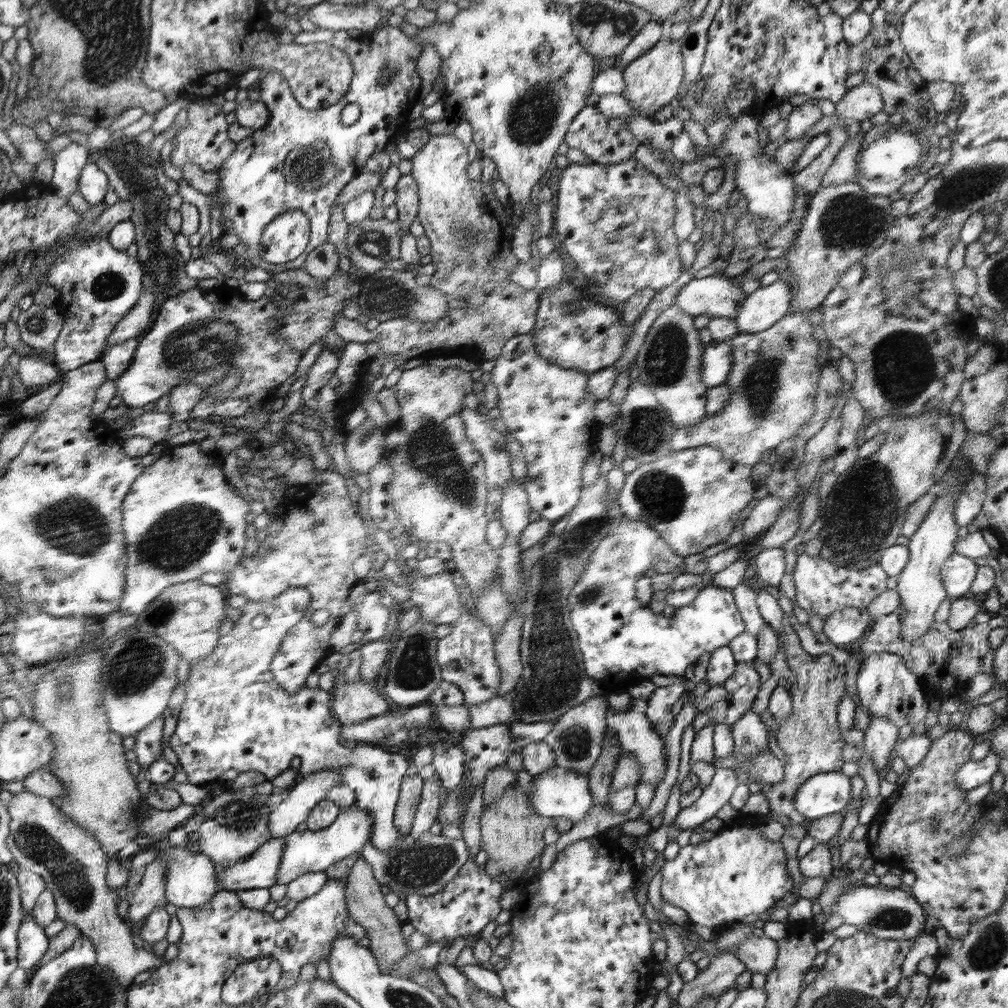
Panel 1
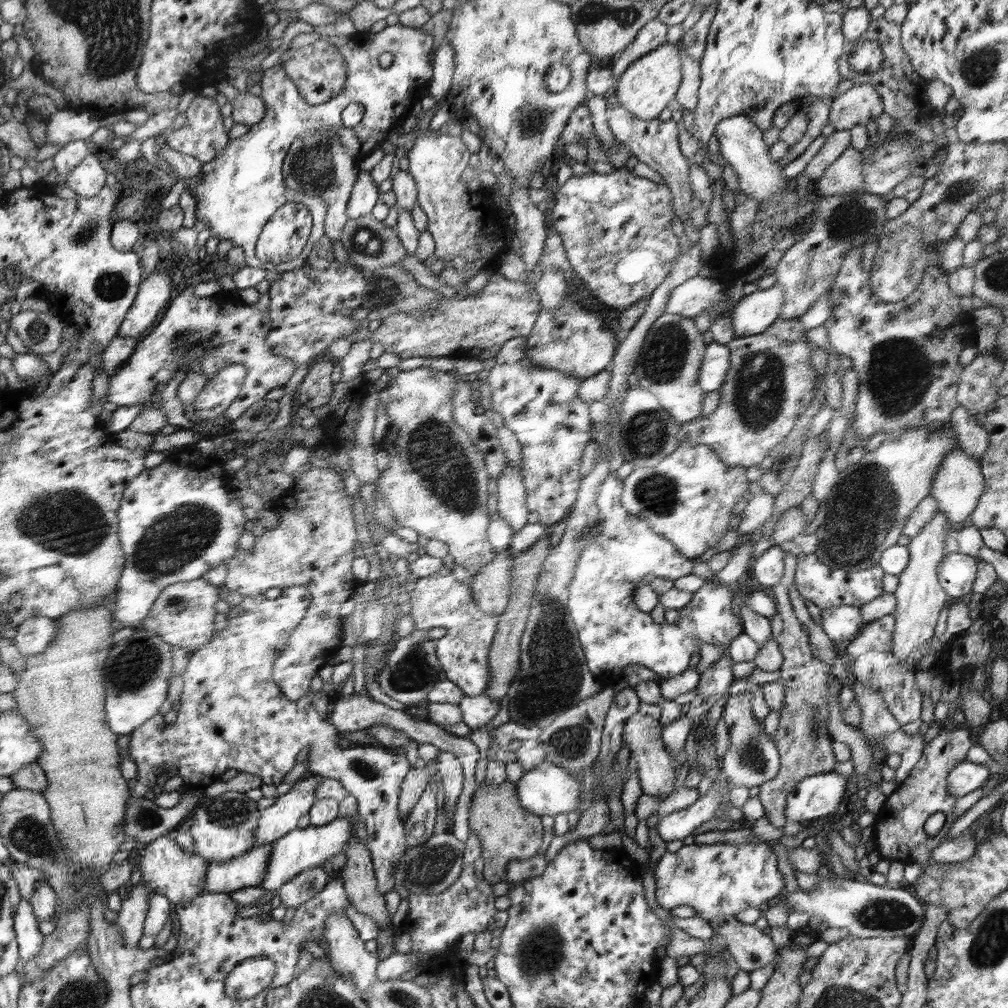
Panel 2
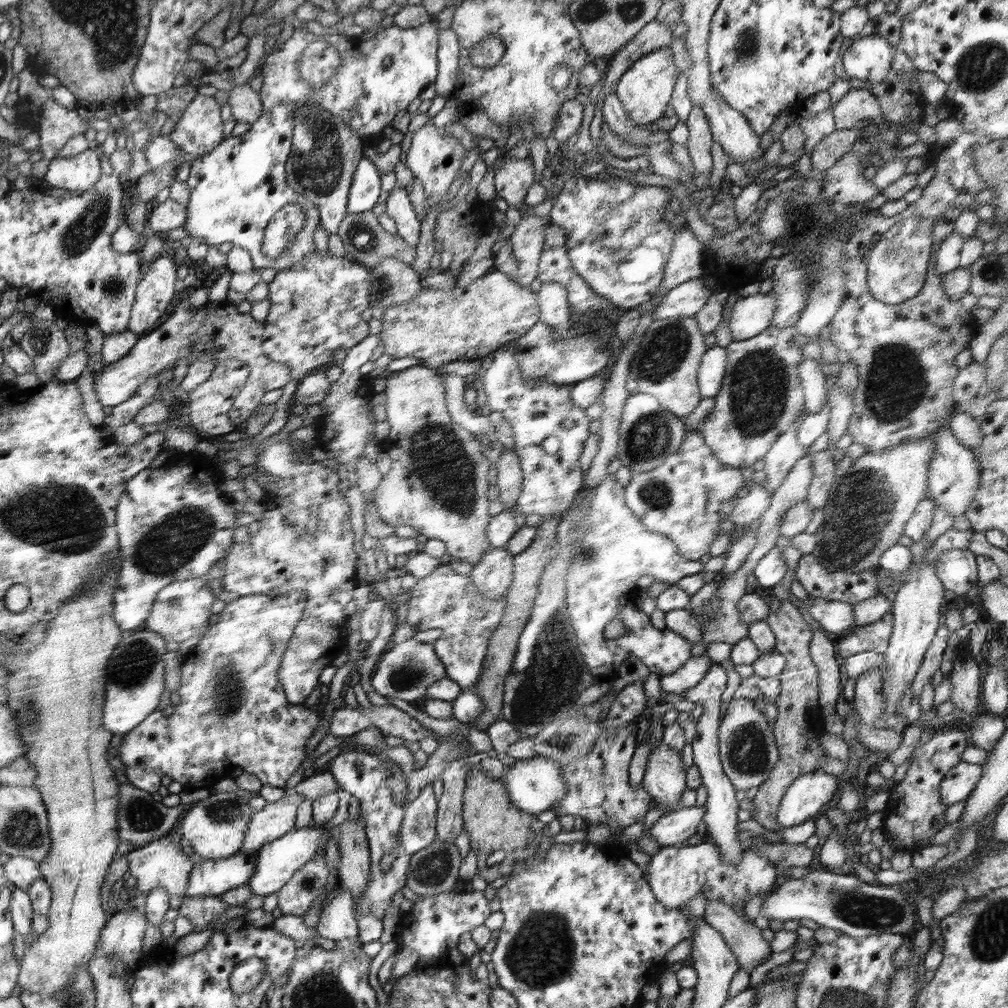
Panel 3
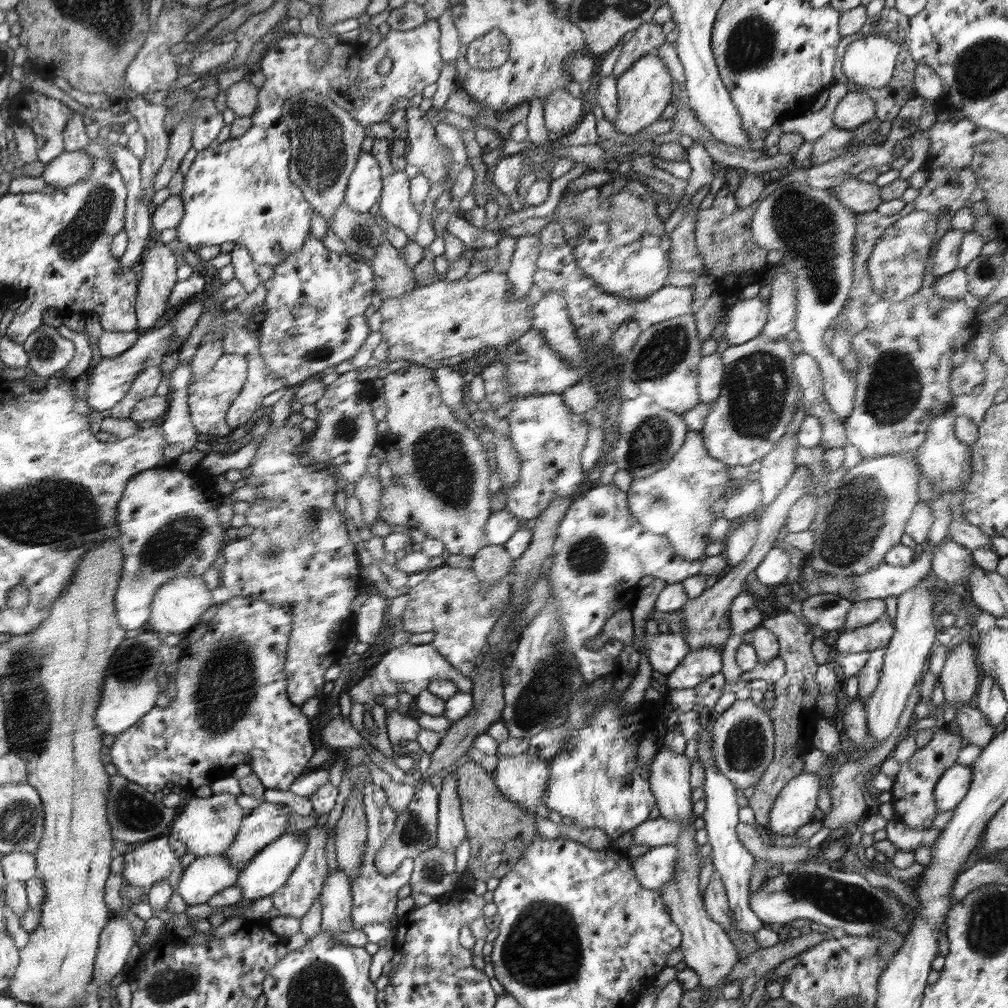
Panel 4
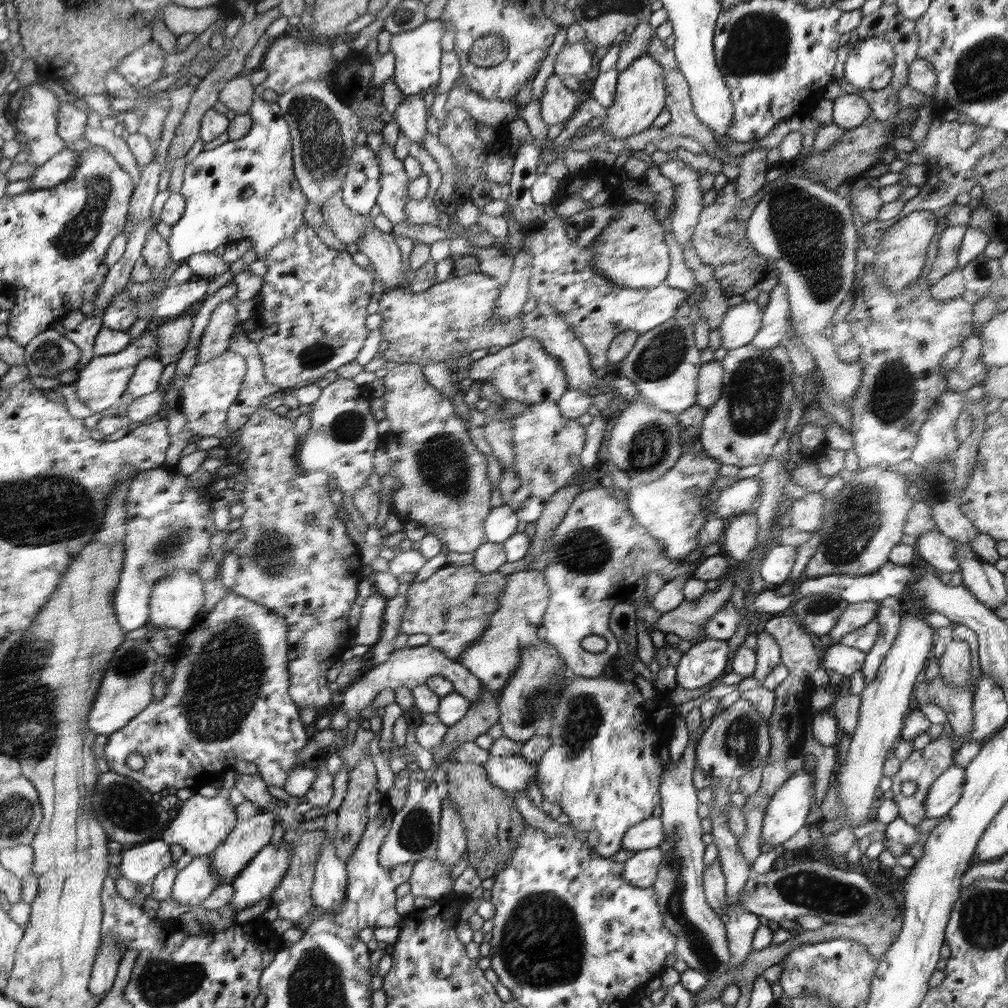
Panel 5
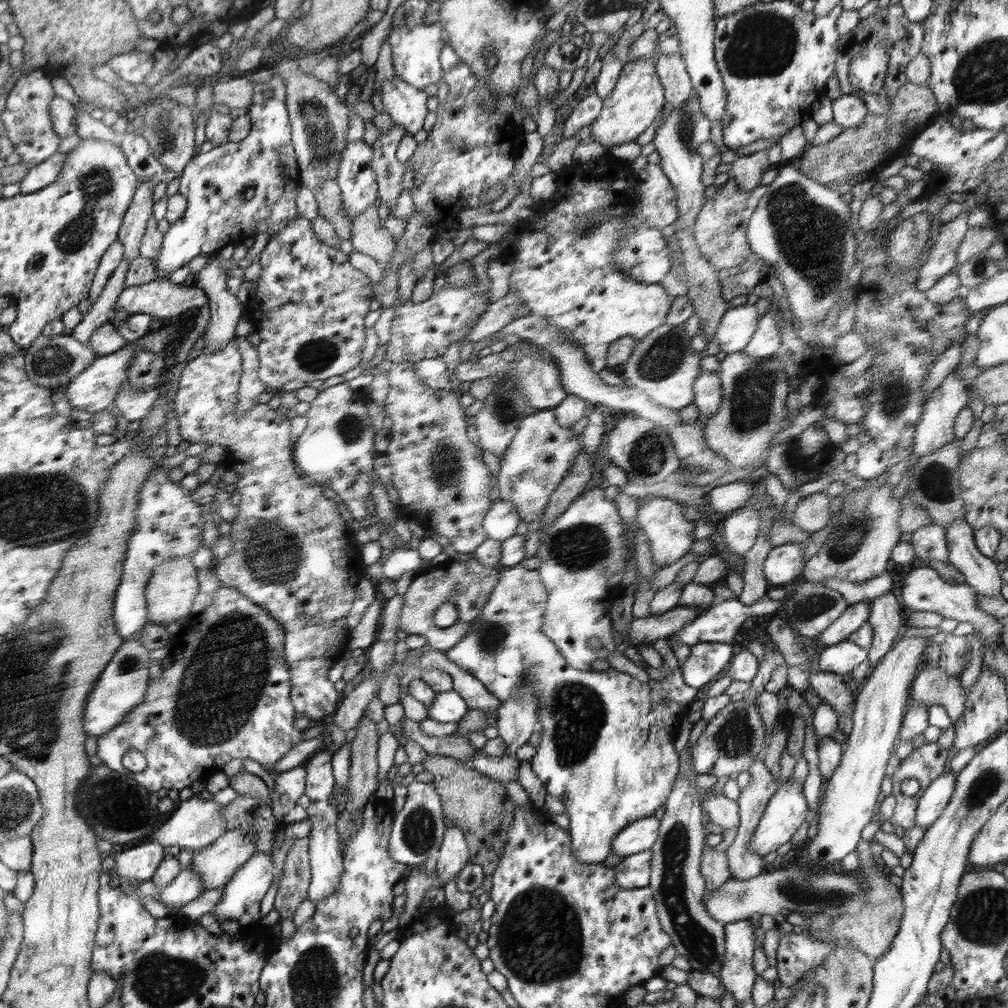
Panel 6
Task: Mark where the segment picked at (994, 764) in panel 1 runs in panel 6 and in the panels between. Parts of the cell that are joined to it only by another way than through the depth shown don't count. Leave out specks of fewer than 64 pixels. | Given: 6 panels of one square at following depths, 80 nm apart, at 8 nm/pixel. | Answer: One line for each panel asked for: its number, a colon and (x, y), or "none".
2: (967, 776)
3: (957, 786)
4: (953, 785)
5: (946, 790)
6: (935, 798)

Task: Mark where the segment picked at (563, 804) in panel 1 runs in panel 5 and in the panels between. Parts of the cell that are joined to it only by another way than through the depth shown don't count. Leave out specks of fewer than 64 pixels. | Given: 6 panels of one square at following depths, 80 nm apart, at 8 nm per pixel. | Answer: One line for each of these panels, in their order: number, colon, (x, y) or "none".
2: (548, 790)
3: (535, 785)
4: (524, 778)
5: (512, 774)

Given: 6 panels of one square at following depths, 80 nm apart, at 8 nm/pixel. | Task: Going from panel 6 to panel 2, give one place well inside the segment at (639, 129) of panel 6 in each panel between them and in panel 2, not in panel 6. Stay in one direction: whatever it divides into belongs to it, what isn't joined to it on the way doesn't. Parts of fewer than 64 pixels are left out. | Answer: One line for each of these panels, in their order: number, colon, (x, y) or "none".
2: (648, 86)
3: (645, 89)
4: (644, 91)
5: (640, 93)

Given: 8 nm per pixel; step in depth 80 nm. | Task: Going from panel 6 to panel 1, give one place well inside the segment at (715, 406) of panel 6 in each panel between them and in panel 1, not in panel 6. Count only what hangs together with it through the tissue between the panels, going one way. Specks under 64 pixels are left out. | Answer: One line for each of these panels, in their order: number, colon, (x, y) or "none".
1: (717, 358)
2: (714, 367)
3: (713, 366)
4: (710, 370)
5: (710, 377)

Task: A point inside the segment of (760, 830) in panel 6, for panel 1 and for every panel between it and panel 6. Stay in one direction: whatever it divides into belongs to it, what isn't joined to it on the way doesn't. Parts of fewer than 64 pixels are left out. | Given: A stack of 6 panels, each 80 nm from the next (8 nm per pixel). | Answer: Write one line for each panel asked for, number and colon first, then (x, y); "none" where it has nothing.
1: (824, 794)
2: (817, 797)
3: (806, 798)
4: (793, 807)
5: (786, 812)

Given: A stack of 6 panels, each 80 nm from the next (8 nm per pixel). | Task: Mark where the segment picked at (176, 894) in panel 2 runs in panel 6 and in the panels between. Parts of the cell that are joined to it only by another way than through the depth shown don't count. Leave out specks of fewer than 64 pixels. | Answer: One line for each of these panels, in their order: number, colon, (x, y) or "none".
3: (161, 863)
4: (154, 861)
5: (141, 864)
6: (141, 861)

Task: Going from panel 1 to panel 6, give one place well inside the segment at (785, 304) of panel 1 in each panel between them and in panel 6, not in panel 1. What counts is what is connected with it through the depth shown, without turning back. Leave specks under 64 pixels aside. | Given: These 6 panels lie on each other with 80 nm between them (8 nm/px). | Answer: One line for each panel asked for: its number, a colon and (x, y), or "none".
2: (754, 313)
3: (751, 315)
4: (747, 317)
5: (740, 324)
6: (735, 329)

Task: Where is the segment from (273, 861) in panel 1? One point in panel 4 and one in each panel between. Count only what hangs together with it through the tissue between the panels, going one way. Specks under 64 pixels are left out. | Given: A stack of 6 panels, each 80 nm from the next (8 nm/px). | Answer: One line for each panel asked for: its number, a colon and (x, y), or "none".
2: (249, 869)
3: (209, 877)
4: (206, 876)

